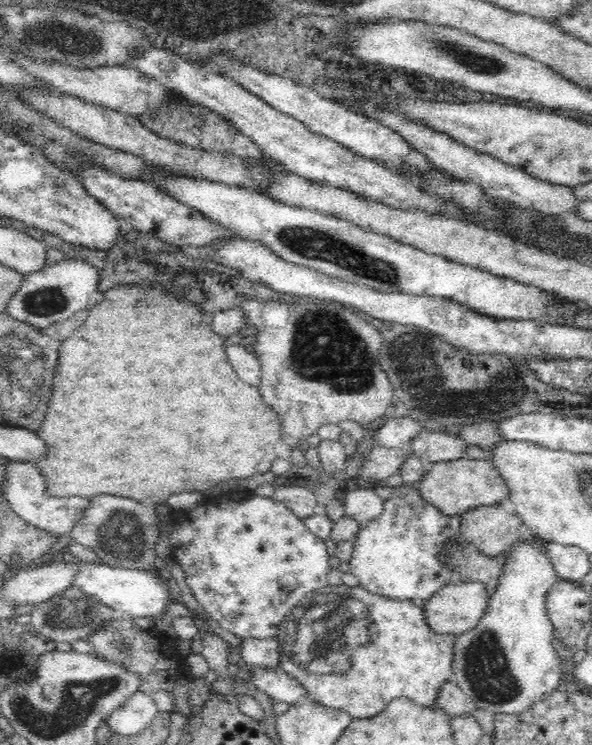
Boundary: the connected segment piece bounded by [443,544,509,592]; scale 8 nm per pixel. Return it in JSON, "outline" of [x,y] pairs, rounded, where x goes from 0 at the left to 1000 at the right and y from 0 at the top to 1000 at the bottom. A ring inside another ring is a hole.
{"outline":[[[770,732],[762,738],[762,746],[753,745],[748,752],[765,757],[765,764],[780,769],[787,780],[813,781],[821,785],[826,795],[836,795],[843,785],[843,776],[851,768],[860,740],[836,748],[826,748],[811,741],[801,732]]]}

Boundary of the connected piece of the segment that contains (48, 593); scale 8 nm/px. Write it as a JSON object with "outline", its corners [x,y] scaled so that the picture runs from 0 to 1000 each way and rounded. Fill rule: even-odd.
{"outline":[[[81,752],[76,757],[63,757],[8,779],[5,801],[25,805],[27,811],[59,812],[84,805],[95,797],[125,787],[127,773],[133,769],[132,752]]]}

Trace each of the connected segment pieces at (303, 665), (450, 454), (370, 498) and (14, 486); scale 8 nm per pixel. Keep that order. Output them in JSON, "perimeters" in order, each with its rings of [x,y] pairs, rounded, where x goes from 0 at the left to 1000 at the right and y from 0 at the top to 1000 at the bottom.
{"perimeters":[[[[581,783],[571,787],[554,784],[519,797],[478,835],[480,843],[468,854],[475,897],[507,914],[534,944],[573,950],[591,958],[595,965],[637,961],[662,940],[676,937],[740,950],[736,944],[750,918],[769,914],[772,852],[733,848],[711,809],[655,804],[628,797],[610,785],[593,789]]],[[[708,580],[689,599],[720,623],[743,623],[787,616],[792,596],[777,587],[743,580]]],[[[588,655],[574,660],[581,672],[583,693],[593,693],[605,699],[611,707],[644,691],[649,672],[635,664],[632,656]]],[[[15,619],[12,623],[14,650],[5,659],[20,681],[44,701],[64,709],[103,719],[108,725],[118,721],[128,709],[142,686],[154,678],[154,670],[142,666],[95,666],[79,656],[81,643],[78,636],[56,620]]]]}

